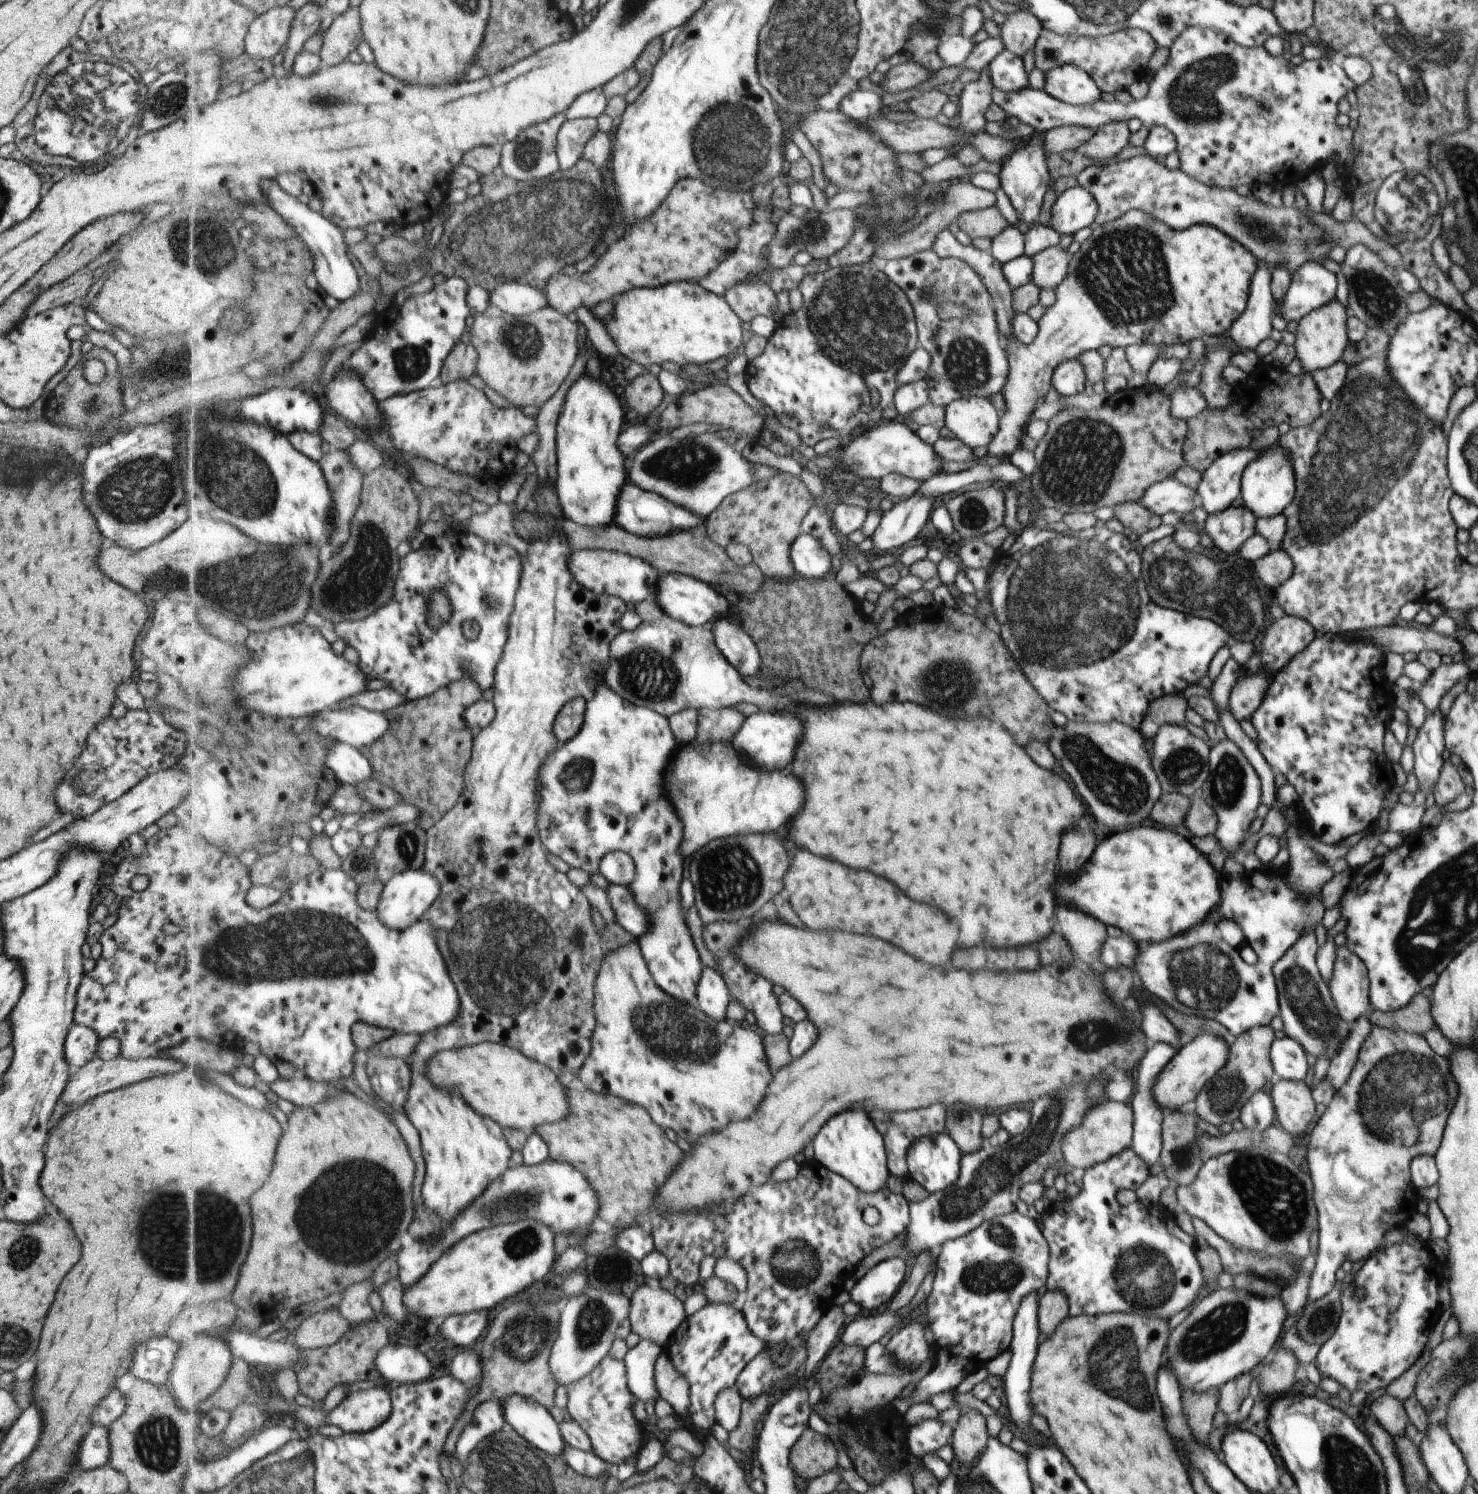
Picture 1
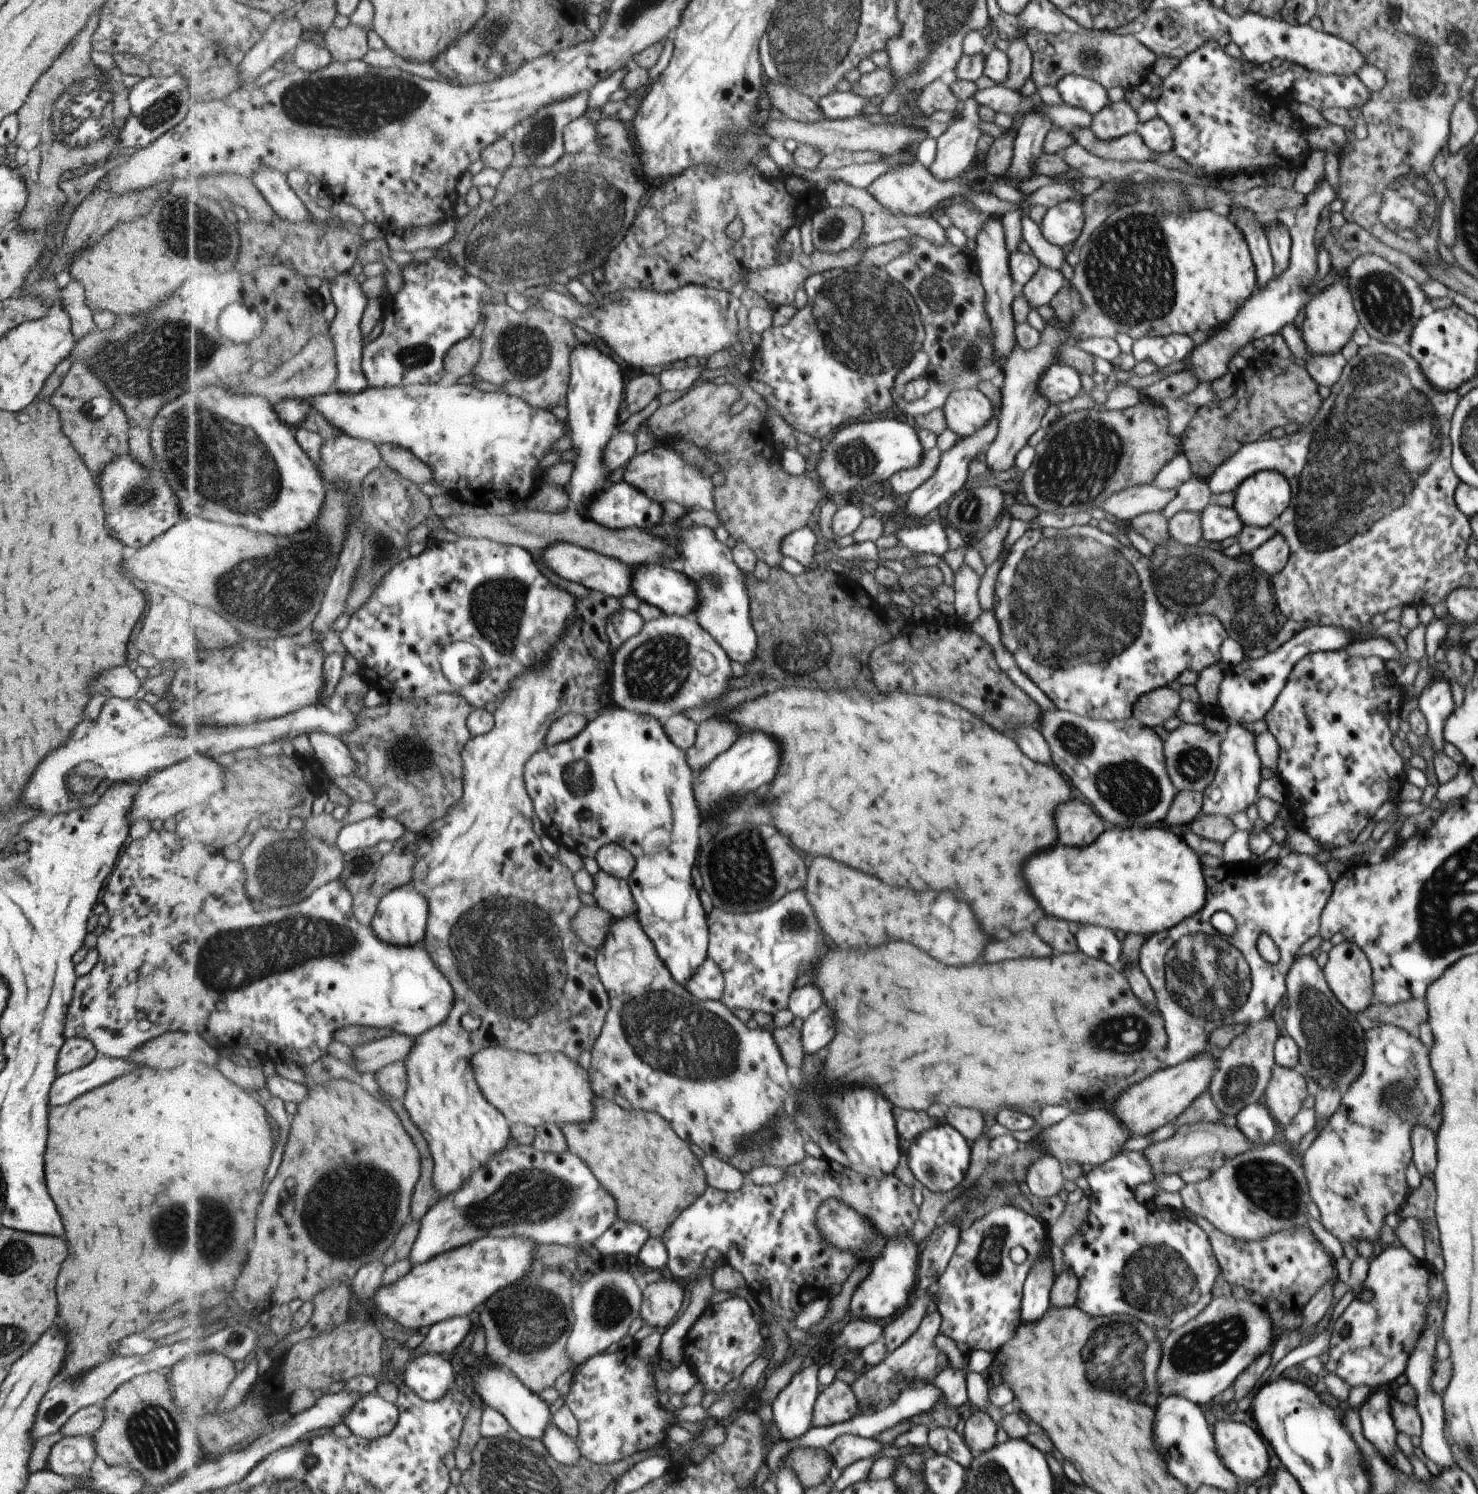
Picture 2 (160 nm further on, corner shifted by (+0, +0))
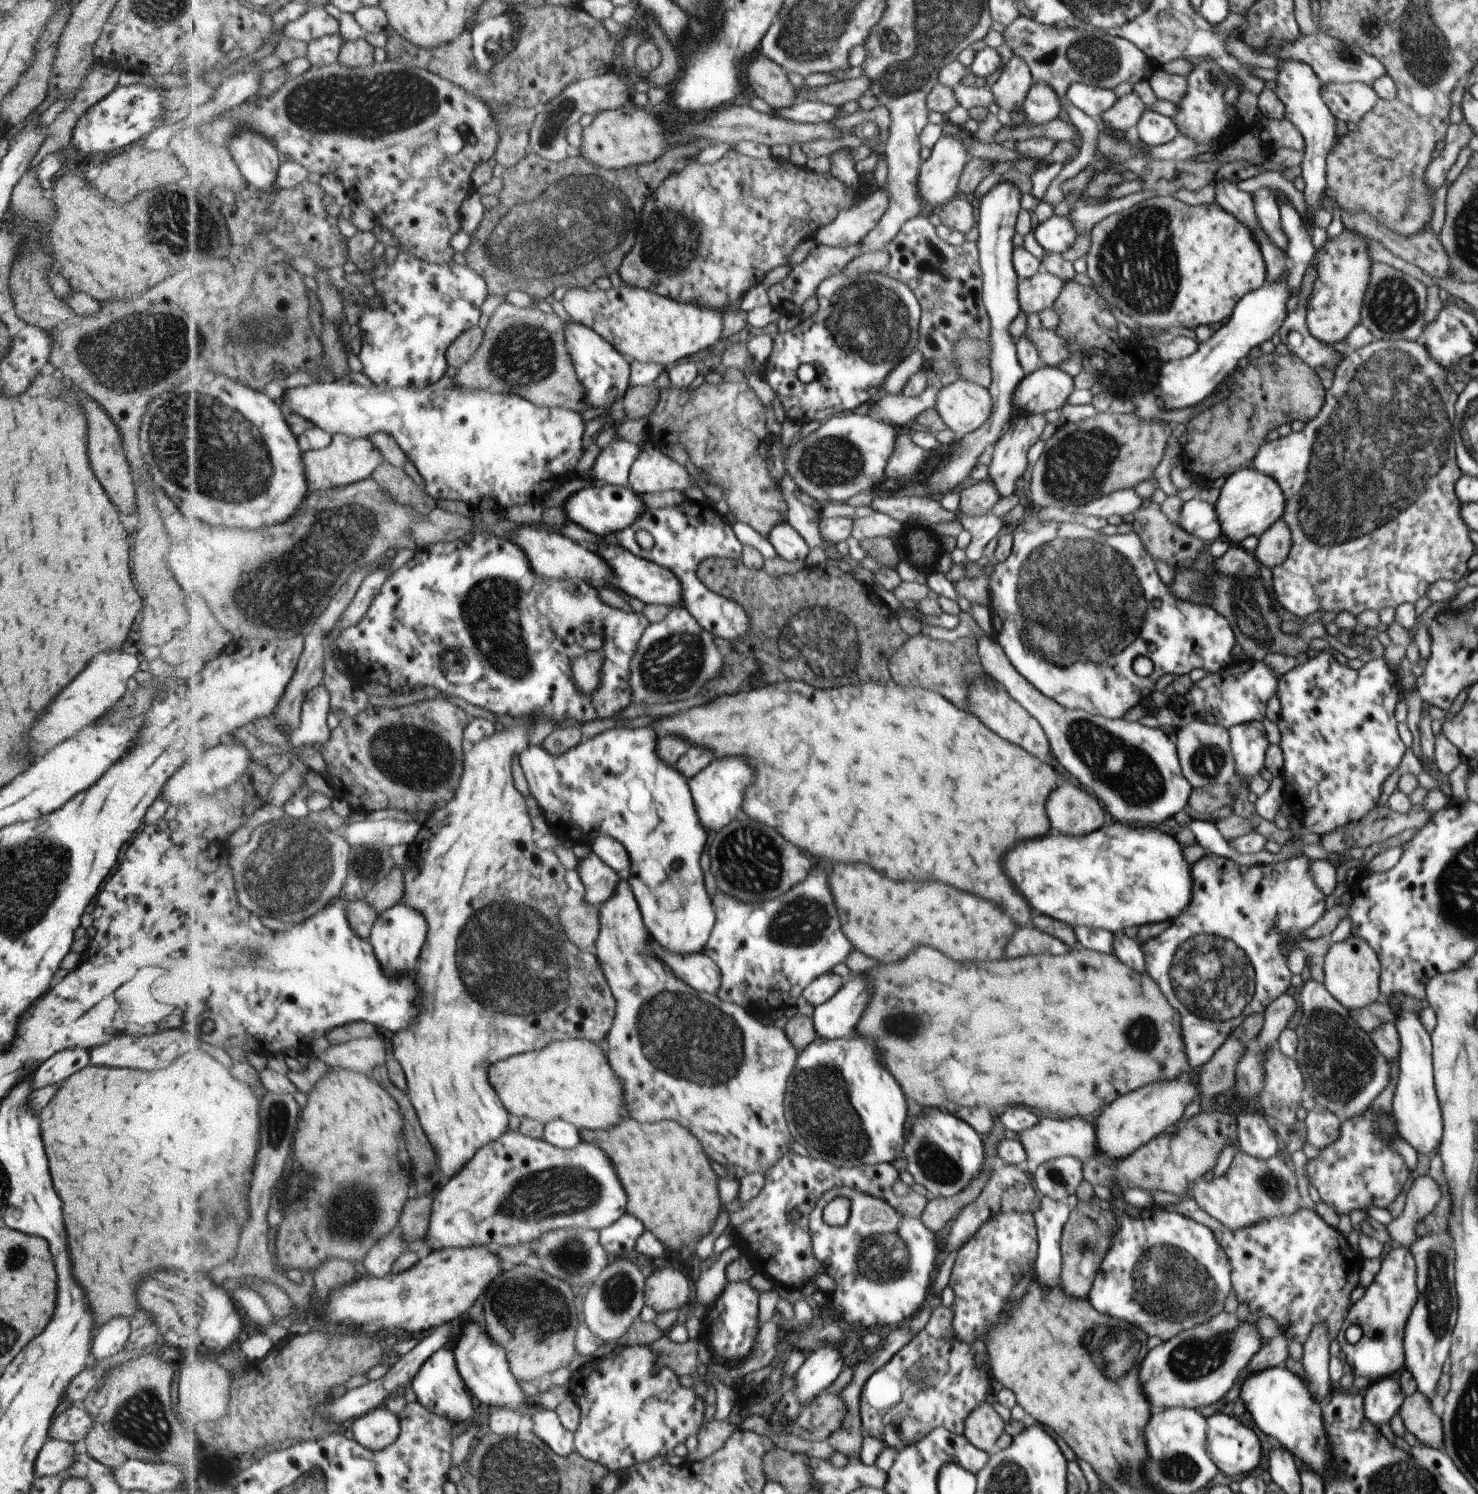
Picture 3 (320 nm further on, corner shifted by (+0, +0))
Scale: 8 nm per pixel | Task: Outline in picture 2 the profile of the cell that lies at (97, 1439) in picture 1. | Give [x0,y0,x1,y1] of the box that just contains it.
[46,1436,96,1477]

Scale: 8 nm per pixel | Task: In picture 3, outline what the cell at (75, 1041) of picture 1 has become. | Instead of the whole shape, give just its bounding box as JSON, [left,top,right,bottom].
[30,1048,90,1090]

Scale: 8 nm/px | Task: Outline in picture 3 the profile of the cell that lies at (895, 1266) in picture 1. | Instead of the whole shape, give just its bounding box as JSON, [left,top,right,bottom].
[811,1186,938,1329]

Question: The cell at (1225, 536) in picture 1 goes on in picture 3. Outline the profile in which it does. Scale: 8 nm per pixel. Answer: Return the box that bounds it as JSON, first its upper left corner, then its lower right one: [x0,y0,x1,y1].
[1179,496,1221,545]

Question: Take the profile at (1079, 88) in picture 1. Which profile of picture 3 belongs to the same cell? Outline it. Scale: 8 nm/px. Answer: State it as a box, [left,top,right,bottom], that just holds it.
[1064,83,1117,119]

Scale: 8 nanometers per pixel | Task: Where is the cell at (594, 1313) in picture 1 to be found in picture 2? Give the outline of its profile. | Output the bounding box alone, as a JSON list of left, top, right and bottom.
[569,1267,644,1366]

